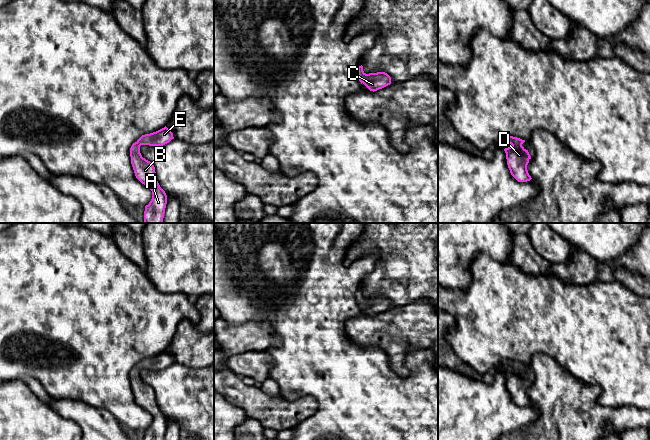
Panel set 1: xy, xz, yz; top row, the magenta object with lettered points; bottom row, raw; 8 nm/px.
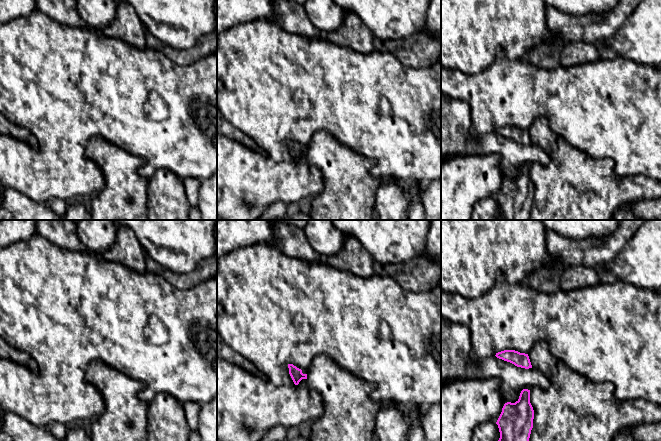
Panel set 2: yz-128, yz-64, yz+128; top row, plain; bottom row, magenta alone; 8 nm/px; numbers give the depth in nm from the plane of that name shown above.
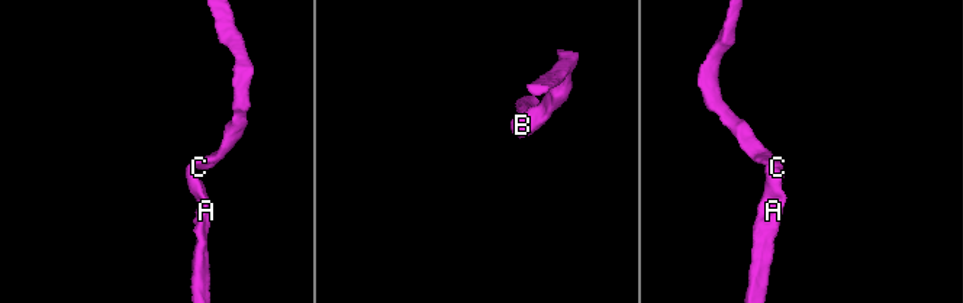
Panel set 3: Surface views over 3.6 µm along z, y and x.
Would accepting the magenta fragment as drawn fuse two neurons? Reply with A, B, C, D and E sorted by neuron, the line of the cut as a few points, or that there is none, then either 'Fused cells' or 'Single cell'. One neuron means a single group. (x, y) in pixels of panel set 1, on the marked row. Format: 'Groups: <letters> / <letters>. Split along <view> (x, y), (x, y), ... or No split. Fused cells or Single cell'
Groups: A B C D E. No split. Single cell

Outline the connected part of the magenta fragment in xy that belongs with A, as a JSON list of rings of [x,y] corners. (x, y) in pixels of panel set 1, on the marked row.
[[[165,126],[156,132],[142,135],[130,148],[131,164],[136,178],[152,191],[152,199],[145,206],[144,223],[163,223],[167,195],[157,181],[154,165],[142,157],[140,146],[163,146],[172,139],[173,133]]]

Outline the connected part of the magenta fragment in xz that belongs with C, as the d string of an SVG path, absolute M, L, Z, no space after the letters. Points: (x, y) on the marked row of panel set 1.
M363 66L355 70L357 79L363 83L370 91L377 91L391 84L391 77L385 72L369 73L363 71Z

